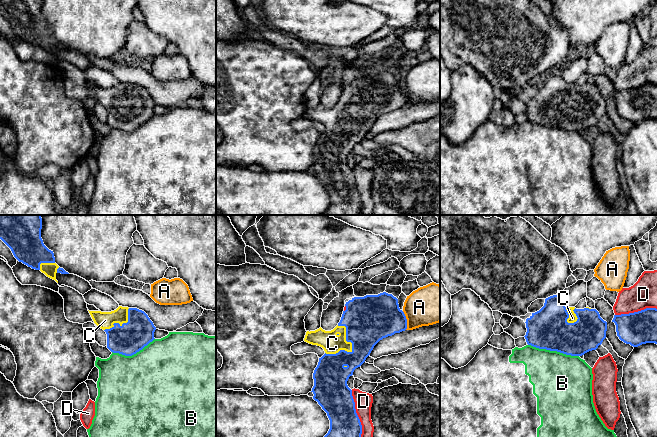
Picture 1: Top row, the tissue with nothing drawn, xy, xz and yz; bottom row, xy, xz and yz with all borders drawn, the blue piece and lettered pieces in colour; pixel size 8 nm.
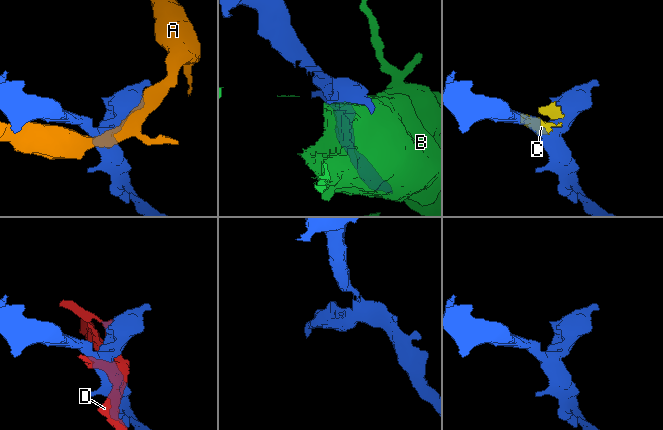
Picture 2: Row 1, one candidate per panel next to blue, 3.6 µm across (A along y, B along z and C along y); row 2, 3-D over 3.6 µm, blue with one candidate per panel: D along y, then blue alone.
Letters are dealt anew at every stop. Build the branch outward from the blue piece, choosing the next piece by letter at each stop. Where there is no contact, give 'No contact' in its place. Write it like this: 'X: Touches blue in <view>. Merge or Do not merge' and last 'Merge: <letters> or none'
A: Touches blue in xz. Do not merge
B: Touches blue in yz. Do not merge
C: Touches blue in xz. Merge
D: Touches blue in xz. Do not merge
Merge: C

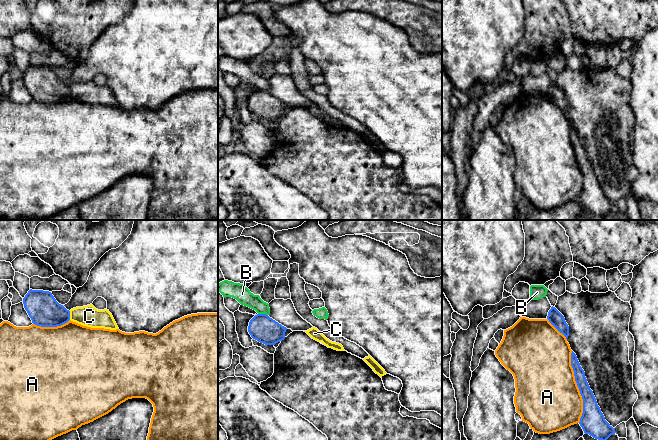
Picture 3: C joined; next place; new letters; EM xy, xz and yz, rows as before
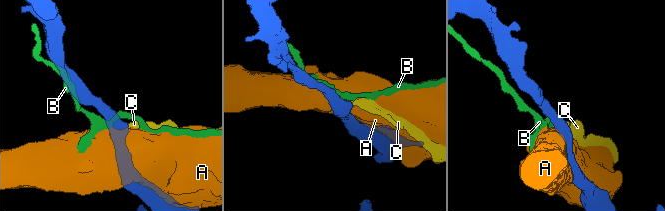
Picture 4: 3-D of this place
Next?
A: Touches blue in yz. Do not merge
B: Touches blue in xz. Do not merge
C: Touches blue in xy. Do not merge
Merge: none

